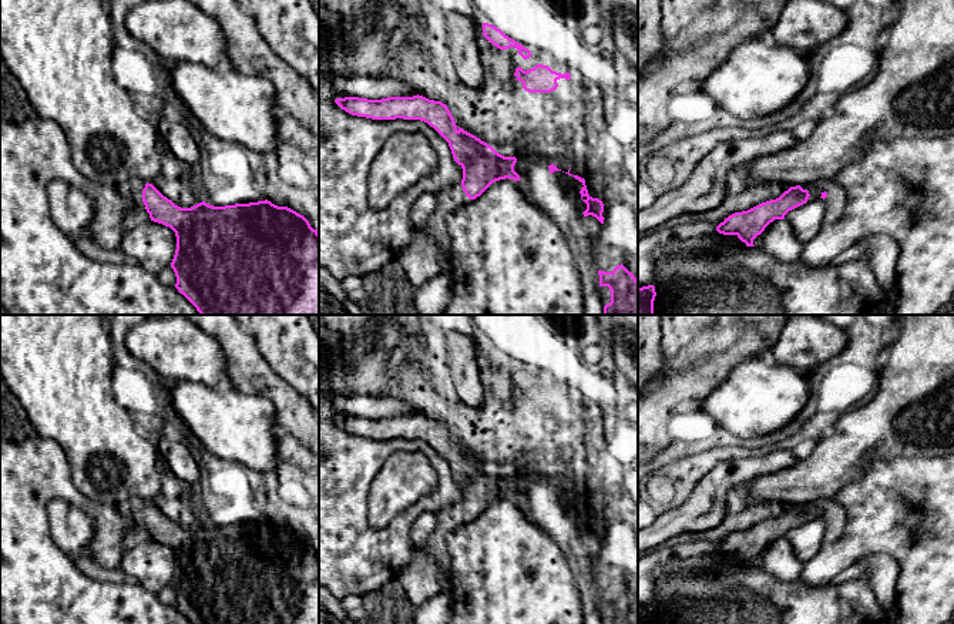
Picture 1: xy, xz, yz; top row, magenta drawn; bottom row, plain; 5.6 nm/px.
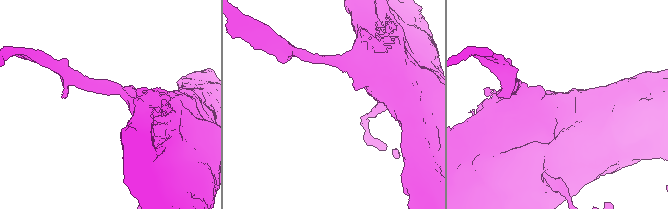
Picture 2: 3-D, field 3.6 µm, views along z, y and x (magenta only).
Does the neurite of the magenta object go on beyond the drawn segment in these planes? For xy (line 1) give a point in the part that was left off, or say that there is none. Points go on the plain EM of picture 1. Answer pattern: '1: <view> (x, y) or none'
1: xy (133, 507)

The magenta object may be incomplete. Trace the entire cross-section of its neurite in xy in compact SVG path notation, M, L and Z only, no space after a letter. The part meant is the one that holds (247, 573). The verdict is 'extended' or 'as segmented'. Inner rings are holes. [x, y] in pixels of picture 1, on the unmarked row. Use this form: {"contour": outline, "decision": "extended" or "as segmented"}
{"contour": "M142 499L117 507L132 521L124 551L148 540L175 551L175 607L192 624L319 624L319 551L296 530L268 519L225 526L202 520L181 527Z", "decision": "extended"}

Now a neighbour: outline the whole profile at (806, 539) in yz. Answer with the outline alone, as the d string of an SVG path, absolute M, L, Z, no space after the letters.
M819 516L789 530L785 540L790 544L795 557L800 560L813 557L824 543L824 527L826 521Z

